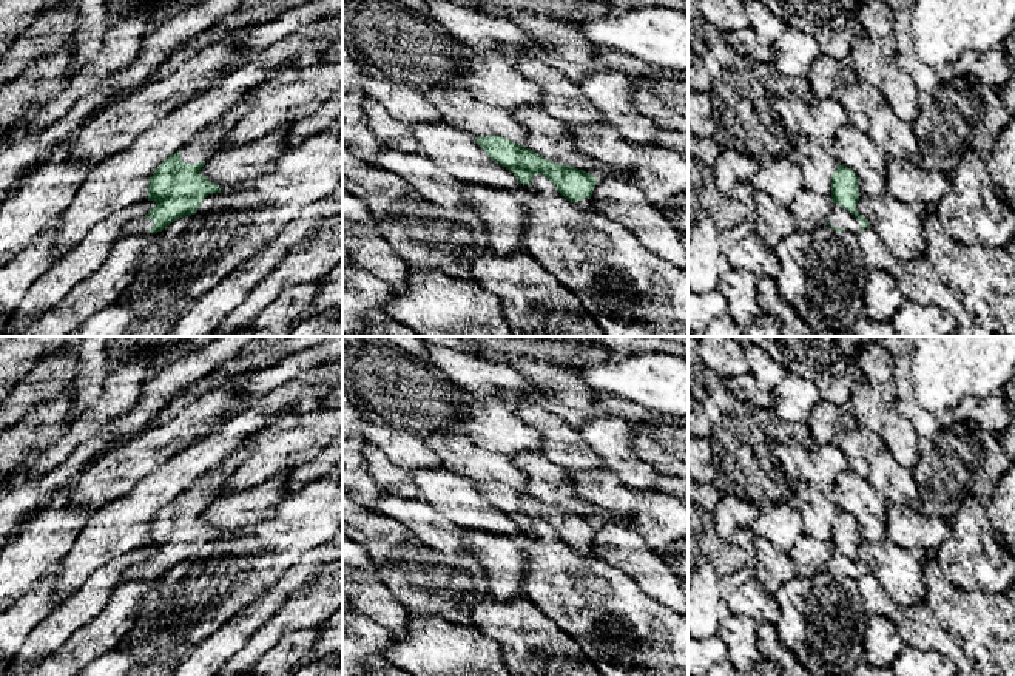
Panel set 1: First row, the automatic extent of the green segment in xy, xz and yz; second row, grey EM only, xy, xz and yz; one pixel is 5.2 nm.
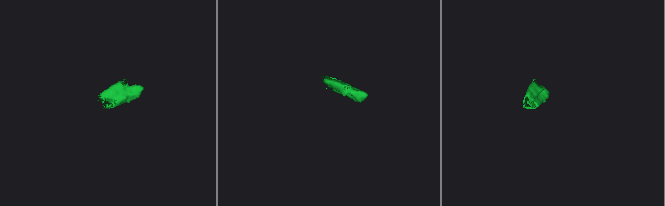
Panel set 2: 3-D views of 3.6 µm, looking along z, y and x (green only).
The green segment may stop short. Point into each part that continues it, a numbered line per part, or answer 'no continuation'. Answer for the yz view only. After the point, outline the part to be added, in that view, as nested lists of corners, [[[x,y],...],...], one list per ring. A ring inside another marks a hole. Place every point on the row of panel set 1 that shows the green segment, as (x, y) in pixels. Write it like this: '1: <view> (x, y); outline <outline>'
1: yz (839, 218); outline [[[838,204],[833,205],[828,222],[835,228],[850,230],[853,233],[858,233],[862,228],[862,222],[859,221],[859,218]]]

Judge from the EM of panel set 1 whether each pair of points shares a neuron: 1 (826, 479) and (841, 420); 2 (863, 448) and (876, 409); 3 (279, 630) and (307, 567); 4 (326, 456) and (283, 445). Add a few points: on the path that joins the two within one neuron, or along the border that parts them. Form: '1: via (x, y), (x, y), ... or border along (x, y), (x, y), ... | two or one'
1: border along (813, 442), (818, 445), (835, 443) | two
2: border along (858, 426), (872, 431), (884, 446) | two
3: border along (301, 590), (267, 619) | two
4: border along (326, 445), (313, 457), (287, 471) | two

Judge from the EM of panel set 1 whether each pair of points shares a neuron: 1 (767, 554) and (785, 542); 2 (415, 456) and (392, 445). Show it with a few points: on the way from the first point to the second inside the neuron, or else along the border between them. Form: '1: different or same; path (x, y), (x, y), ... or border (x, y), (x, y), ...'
1: different; border (753, 534), (768, 539), (778, 548), (789, 553)
2: same; path (409, 451), (398, 446)

